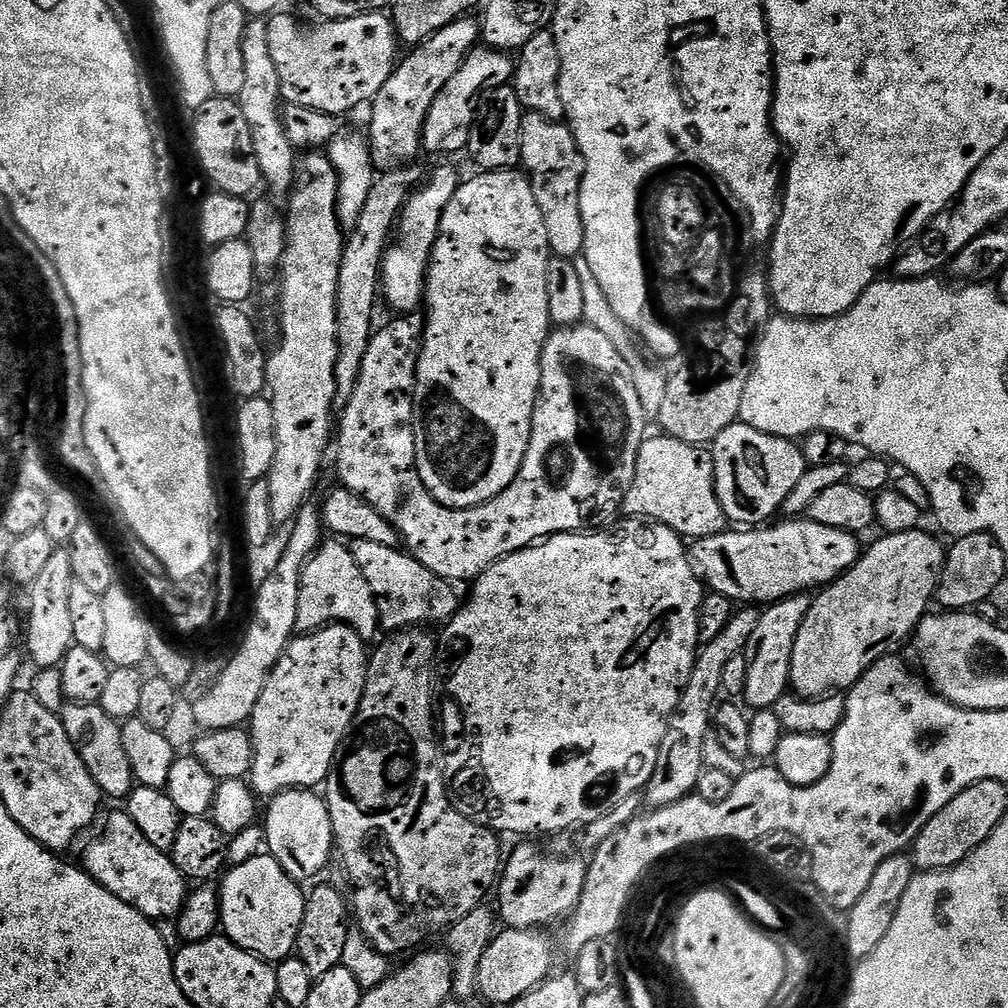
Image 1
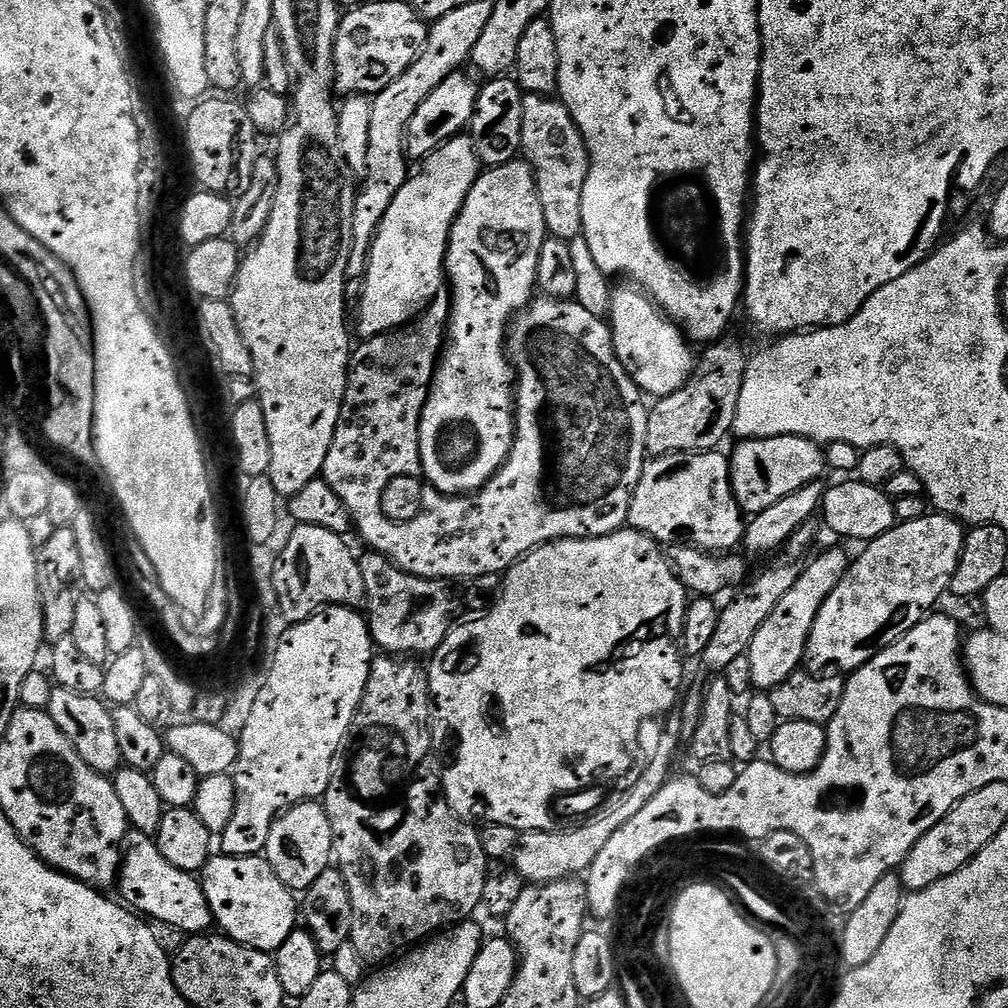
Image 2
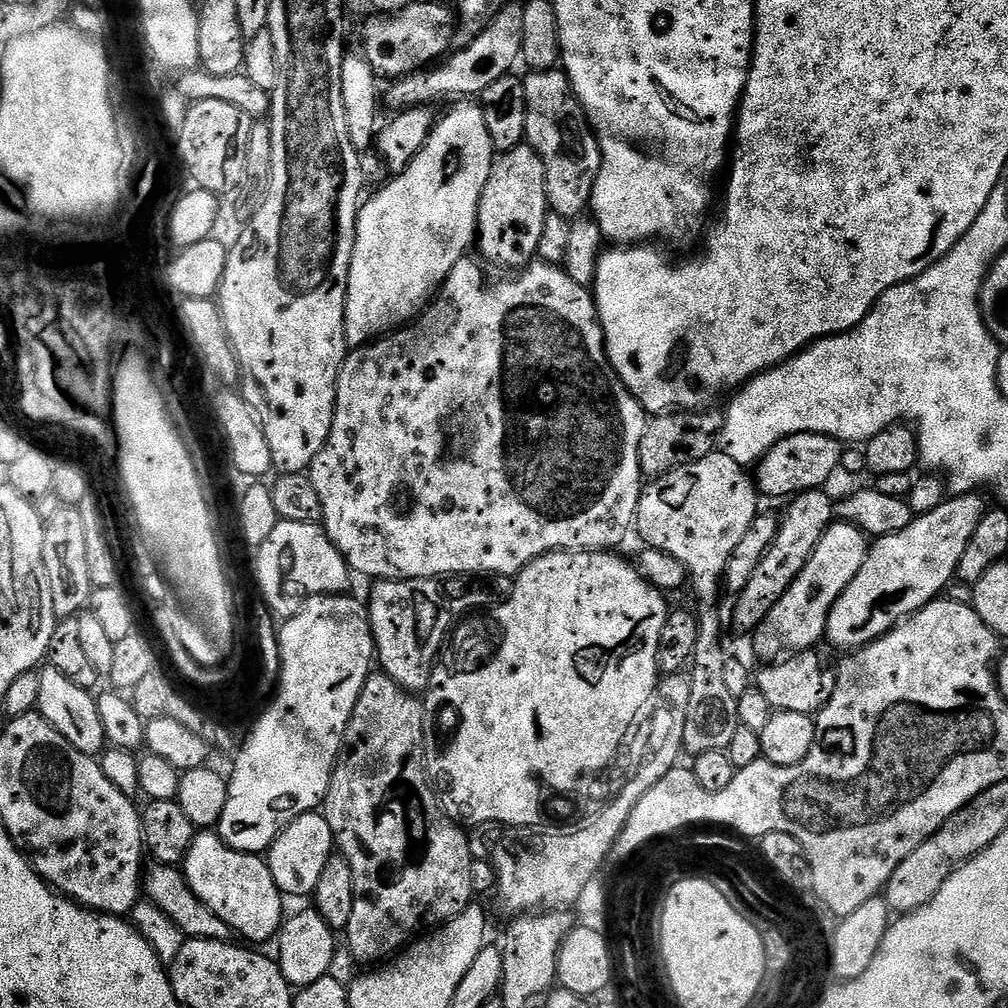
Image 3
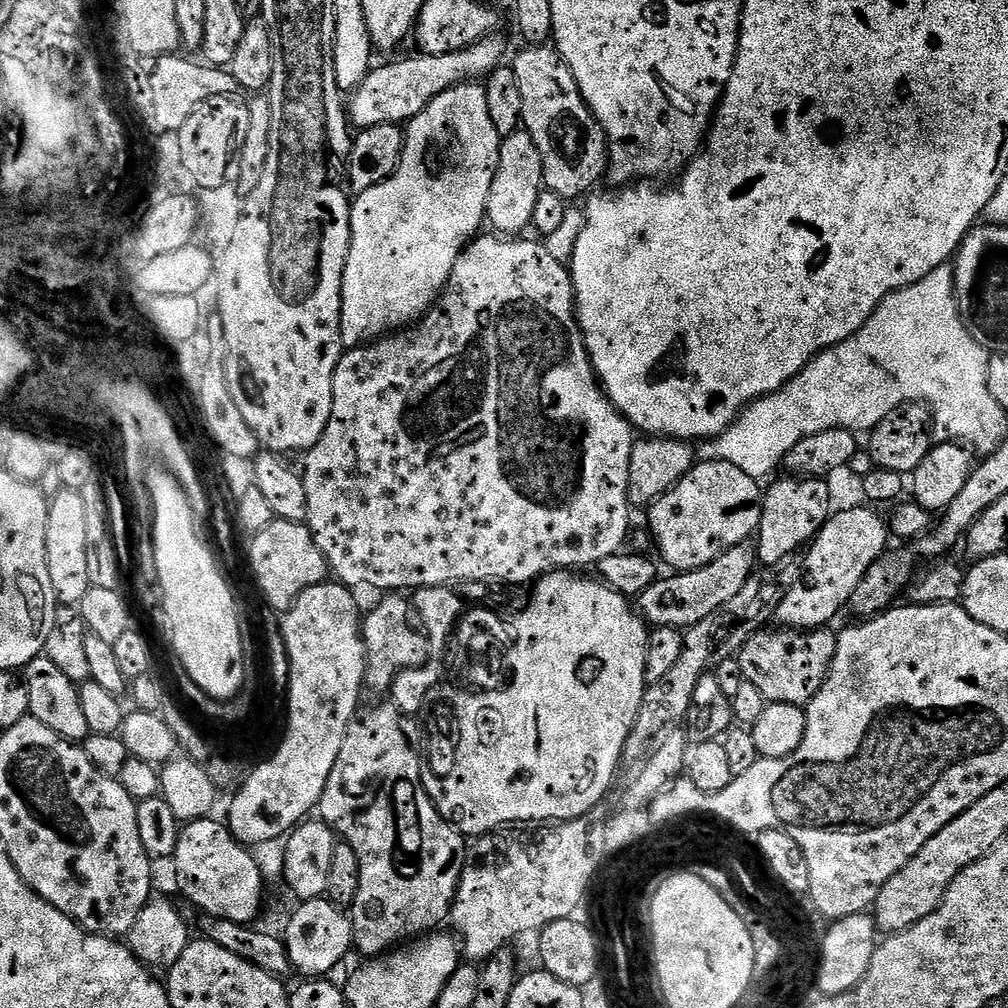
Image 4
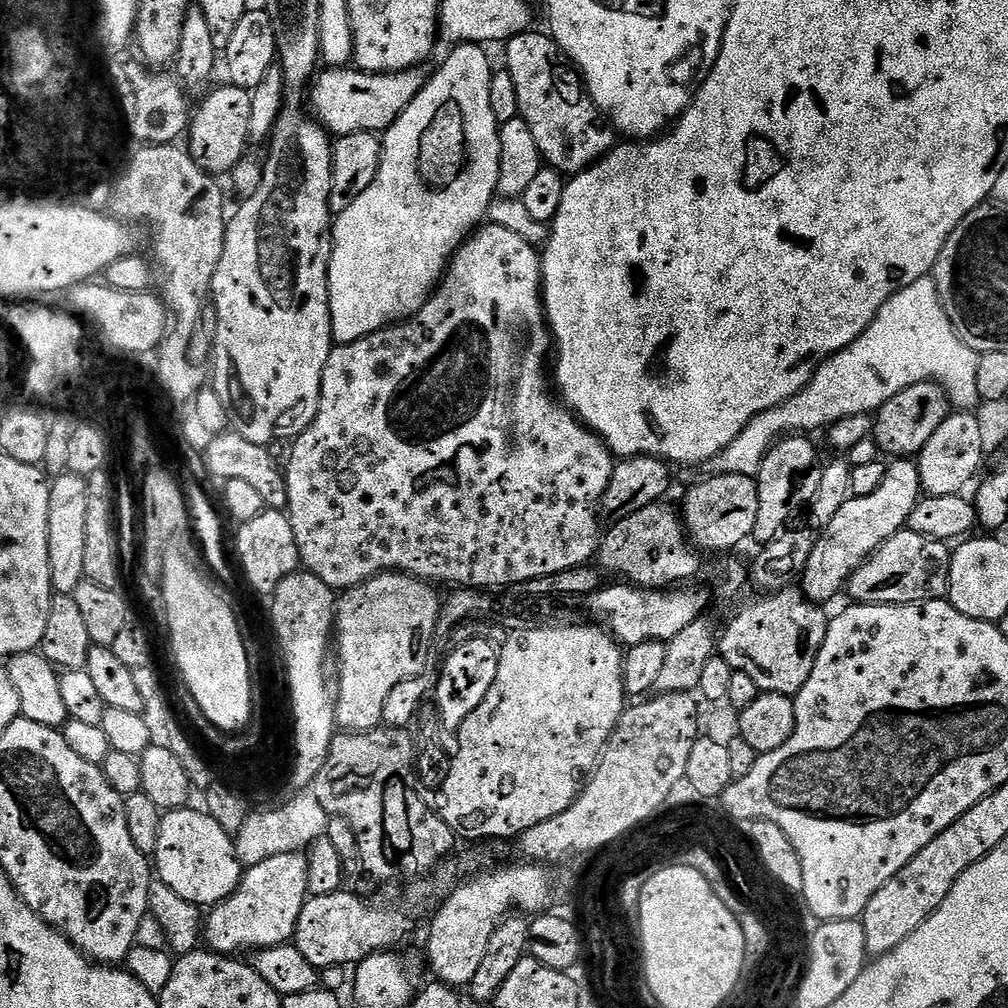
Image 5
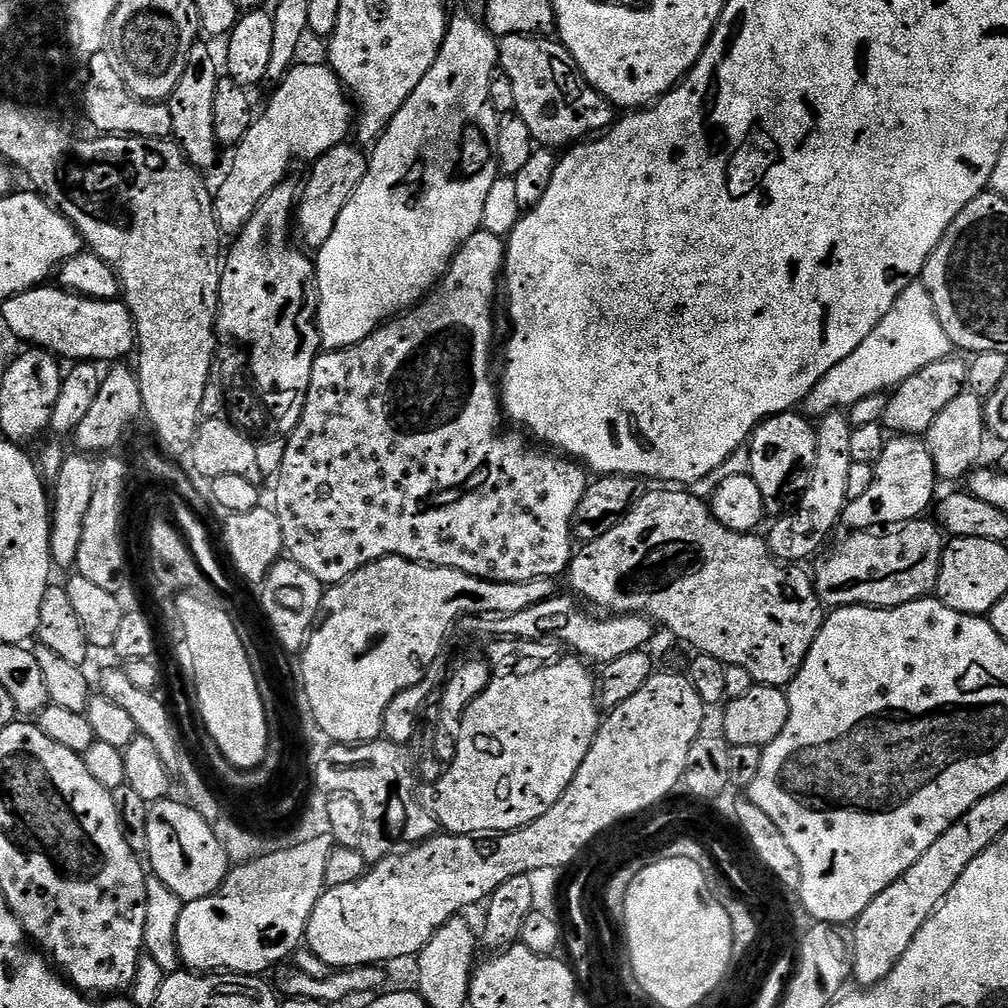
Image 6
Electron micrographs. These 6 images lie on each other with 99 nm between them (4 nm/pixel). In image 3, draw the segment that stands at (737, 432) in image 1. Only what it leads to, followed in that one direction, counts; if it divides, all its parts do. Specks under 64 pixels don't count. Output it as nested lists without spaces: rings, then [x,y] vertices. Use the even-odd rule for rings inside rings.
[[[803,432],[787,436],[768,451],[755,465],[754,484],[761,493],[768,496],[791,498],[797,492],[811,492],[825,487],[824,483],[841,467],[841,441],[833,436]]]

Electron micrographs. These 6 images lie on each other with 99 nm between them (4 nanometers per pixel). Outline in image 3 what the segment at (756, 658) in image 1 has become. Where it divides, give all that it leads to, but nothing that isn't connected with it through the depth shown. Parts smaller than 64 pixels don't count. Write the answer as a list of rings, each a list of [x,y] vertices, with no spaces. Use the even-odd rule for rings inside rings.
[[[834,522],[824,531],[798,578],[794,578],[782,598],[774,602],[770,614],[766,614],[764,621],[751,633],[752,648],[761,656],[761,661],[772,662],[785,654],[803,652],[822,640],[834,602],[838,602],[842,590],[854,582],[854,574],[862,570],[869,547],[869,537],[853,524]]]

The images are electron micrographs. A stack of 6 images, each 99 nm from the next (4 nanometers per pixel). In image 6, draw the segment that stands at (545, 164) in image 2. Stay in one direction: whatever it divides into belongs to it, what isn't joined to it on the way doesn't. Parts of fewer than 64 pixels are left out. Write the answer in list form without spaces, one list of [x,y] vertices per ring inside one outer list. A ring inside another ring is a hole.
[[[501,36],[498,64],[514,86],[514,112],[526,122],[533,141],[553,150],[567,150],[614,123],[614,106],[580,73],[580,68],[563,44],[552,38]]]

